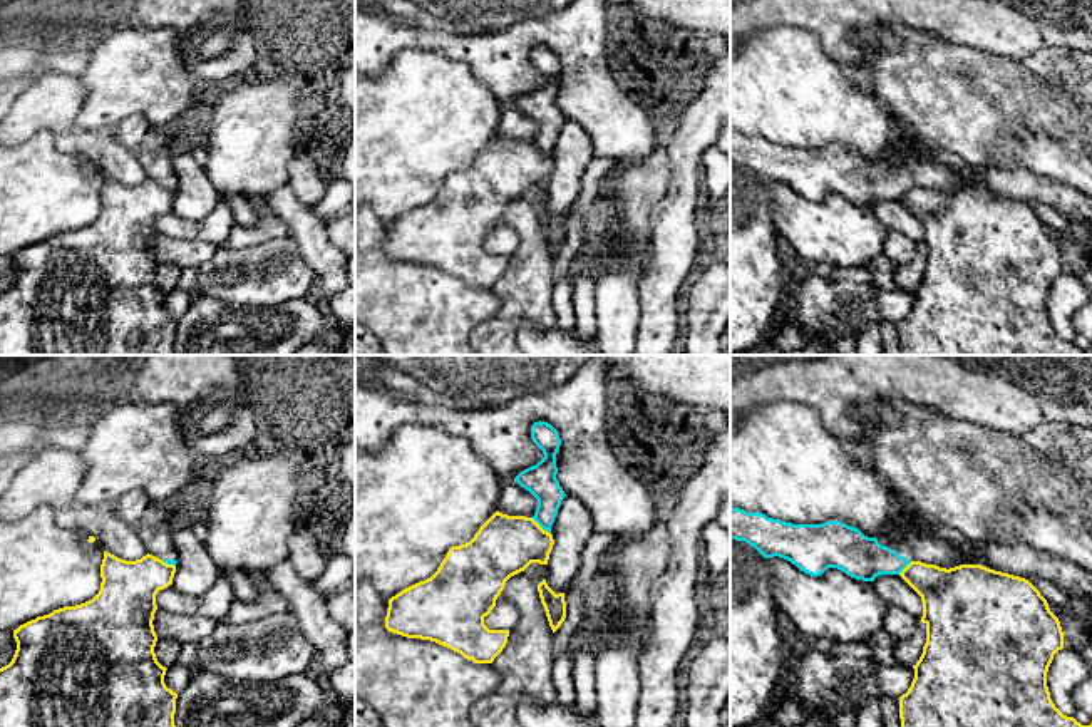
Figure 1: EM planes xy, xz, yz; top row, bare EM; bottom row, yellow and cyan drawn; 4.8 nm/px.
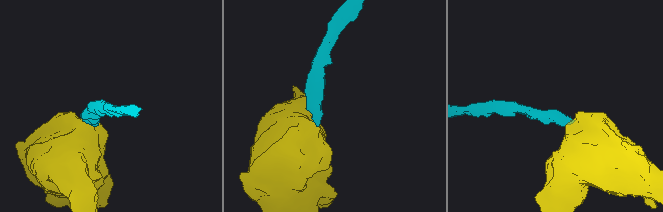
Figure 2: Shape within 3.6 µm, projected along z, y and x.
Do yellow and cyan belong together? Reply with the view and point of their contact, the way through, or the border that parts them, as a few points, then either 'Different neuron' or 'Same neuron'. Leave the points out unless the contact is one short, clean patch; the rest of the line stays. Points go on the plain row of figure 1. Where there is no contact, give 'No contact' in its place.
Touches yellow at xz (540, 151). Boundary: xz (531, 143), (550, 158). Different neuron

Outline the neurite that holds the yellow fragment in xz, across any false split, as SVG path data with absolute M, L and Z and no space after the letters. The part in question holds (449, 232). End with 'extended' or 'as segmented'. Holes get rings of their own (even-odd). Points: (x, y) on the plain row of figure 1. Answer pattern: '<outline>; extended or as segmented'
M496 136L469 168L447 176L430 203L389 224L385 253L492 288L509 255L489 255L484 243L511 201L531 188L548 189L553 169L553 159L533 142Z; as segmented

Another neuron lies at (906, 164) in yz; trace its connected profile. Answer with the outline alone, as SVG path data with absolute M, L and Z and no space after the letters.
M730 132L730 162L749 168L764 183L784 183L811 201L837 193L863 206L899 199L911 186L956 191L960 173L925 159L925 151L925 146L908 149L899 144L893 152L868 162L841 146L792 149Z

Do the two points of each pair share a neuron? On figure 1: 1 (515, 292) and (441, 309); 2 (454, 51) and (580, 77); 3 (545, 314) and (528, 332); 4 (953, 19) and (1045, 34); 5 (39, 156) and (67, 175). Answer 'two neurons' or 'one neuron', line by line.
1: two neurons
2: one neuron
3: two neurons
4: one neuron
5: one neuron

